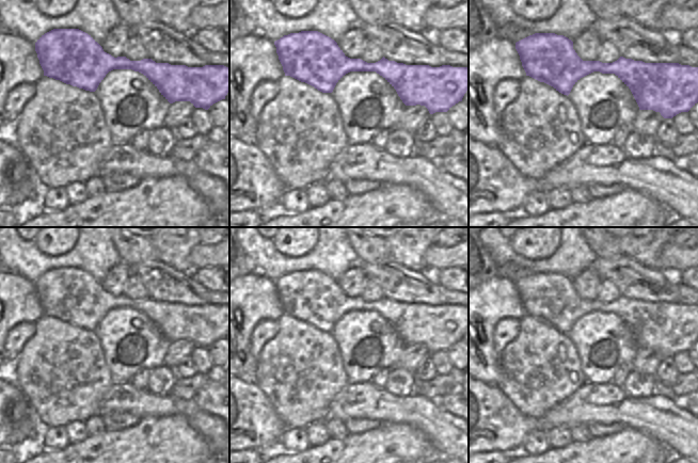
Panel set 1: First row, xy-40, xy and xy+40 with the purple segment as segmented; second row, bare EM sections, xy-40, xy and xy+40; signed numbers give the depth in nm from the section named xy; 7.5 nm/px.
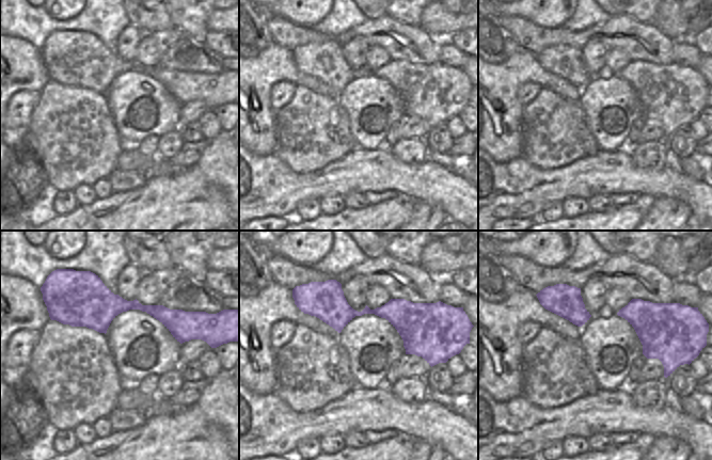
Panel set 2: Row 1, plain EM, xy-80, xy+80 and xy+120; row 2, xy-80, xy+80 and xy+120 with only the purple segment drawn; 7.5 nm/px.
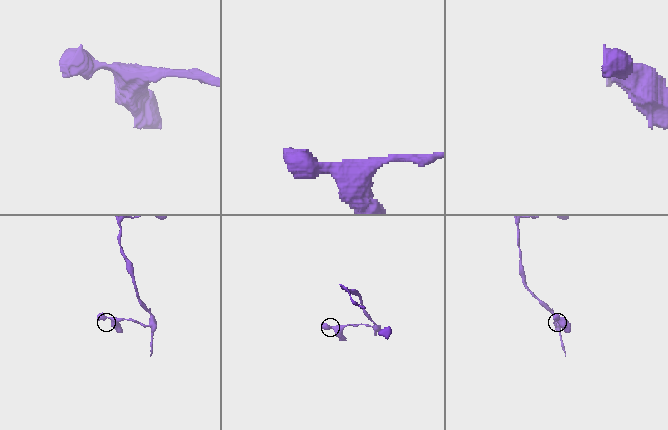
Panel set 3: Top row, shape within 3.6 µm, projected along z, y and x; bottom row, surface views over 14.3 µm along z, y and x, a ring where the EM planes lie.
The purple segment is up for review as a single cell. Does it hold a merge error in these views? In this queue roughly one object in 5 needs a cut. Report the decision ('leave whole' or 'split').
leave whole

